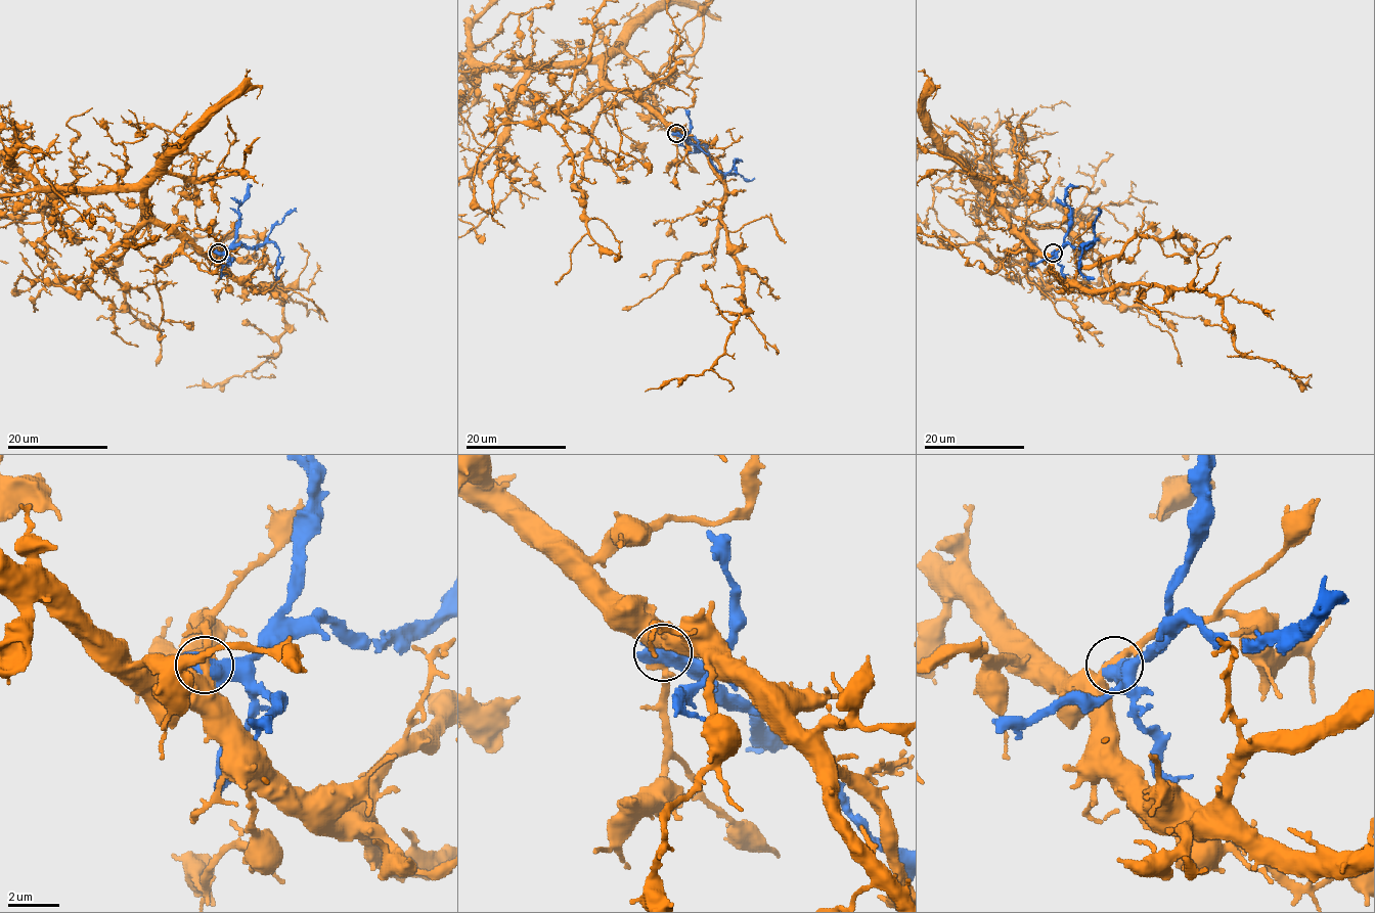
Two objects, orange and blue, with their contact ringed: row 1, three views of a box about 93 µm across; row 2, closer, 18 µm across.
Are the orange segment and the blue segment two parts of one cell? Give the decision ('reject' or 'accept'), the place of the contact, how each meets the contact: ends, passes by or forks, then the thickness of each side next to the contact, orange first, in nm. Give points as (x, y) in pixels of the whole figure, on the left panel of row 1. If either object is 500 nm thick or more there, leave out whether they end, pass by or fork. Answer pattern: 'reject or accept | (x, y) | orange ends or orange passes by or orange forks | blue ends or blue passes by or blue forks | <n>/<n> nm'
reject | (218, 253) | 320/750 nm

